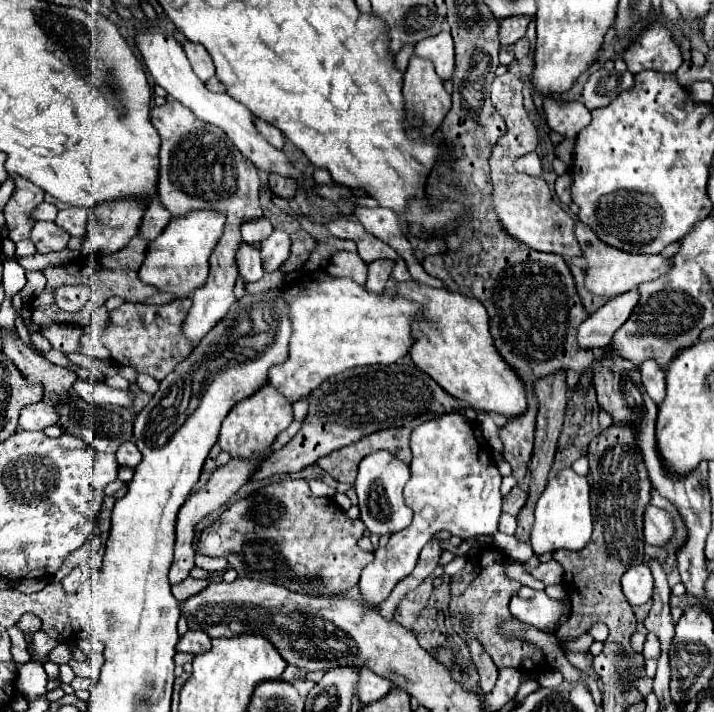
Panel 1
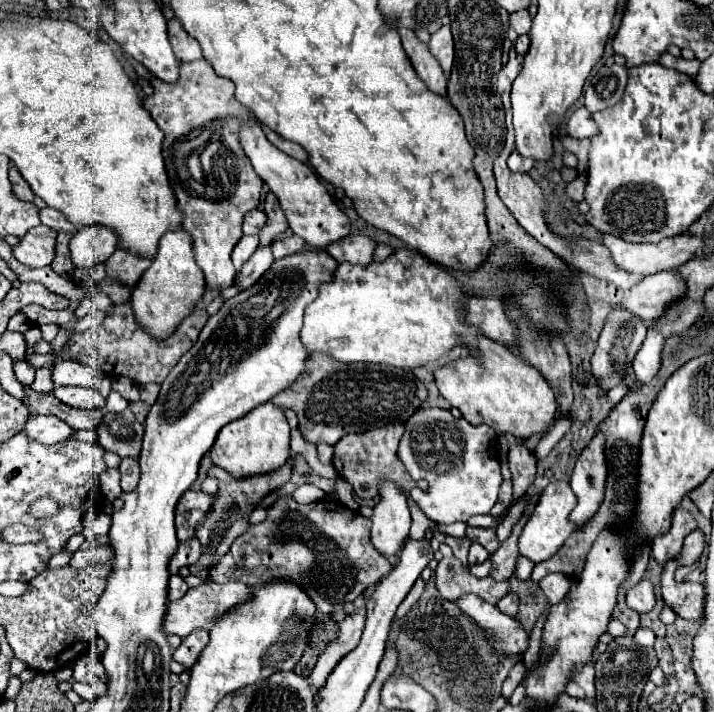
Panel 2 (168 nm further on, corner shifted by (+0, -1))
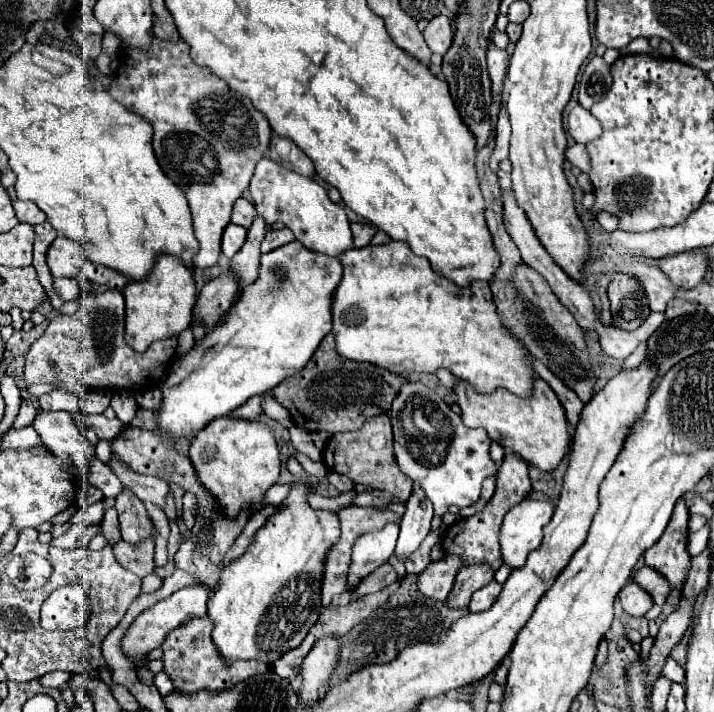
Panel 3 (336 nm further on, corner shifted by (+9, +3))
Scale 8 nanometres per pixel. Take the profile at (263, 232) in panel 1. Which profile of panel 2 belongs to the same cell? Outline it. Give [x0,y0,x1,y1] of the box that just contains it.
[244,209,266,235]

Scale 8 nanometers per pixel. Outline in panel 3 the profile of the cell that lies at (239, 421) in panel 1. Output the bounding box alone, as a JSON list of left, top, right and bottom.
[189,417,279,515]

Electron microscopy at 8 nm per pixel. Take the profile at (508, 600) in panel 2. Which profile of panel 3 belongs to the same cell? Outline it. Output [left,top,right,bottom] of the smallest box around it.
[469,581,501,611]

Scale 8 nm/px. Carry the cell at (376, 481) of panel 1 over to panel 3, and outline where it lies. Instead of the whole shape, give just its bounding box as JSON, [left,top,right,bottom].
[349,521,399,589]

